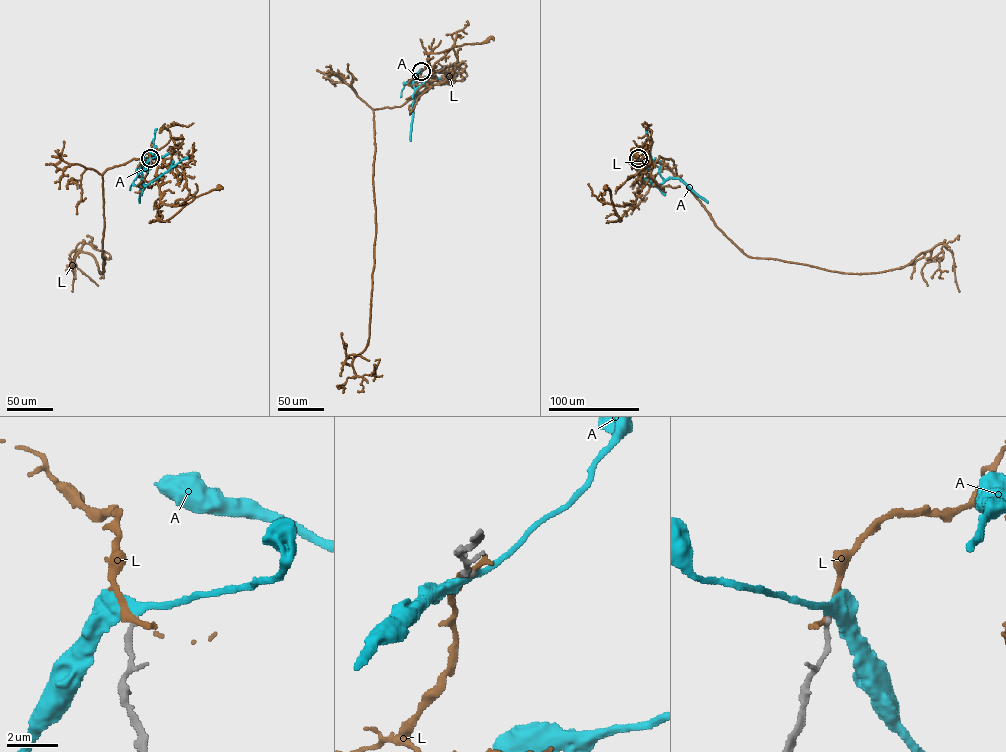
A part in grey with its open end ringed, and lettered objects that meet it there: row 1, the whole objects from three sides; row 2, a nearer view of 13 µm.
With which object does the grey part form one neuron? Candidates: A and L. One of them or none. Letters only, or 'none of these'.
none of these

